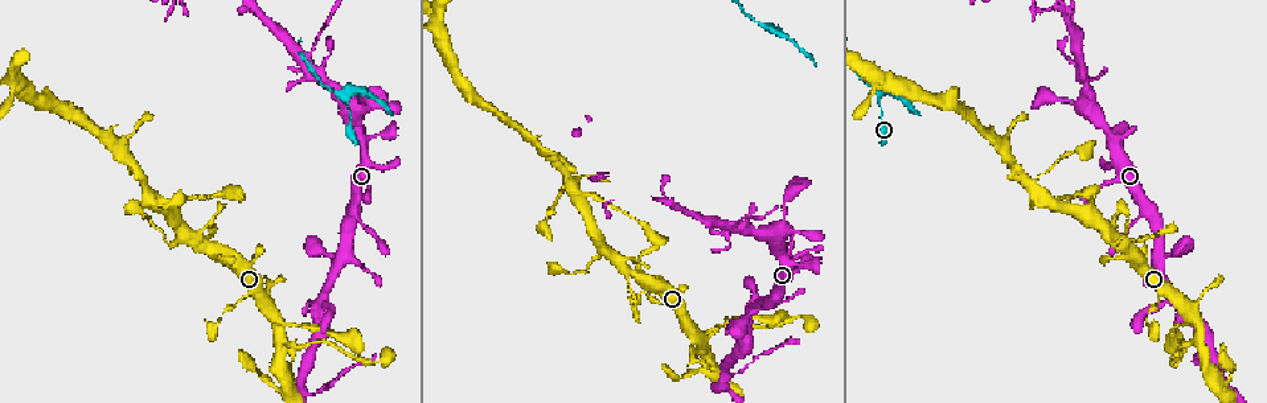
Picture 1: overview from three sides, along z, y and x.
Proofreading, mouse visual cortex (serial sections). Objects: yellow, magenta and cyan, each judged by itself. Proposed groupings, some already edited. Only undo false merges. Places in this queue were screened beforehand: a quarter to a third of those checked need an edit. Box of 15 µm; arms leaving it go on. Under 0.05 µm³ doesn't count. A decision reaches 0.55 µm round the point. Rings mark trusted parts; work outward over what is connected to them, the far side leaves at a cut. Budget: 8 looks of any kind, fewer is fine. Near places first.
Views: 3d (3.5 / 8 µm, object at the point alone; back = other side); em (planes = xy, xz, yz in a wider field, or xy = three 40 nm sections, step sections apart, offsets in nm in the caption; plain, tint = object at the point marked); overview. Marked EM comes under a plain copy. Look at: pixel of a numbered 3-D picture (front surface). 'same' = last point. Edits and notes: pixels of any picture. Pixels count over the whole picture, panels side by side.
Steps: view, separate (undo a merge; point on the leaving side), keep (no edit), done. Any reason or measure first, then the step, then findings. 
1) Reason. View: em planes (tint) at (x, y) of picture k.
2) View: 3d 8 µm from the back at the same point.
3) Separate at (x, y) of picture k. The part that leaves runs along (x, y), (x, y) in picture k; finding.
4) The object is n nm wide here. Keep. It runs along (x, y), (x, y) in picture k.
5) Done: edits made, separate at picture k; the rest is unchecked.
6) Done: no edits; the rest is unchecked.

Narrows sharply. View: 3d 3.5 µm at (347, 100) of picture 1.

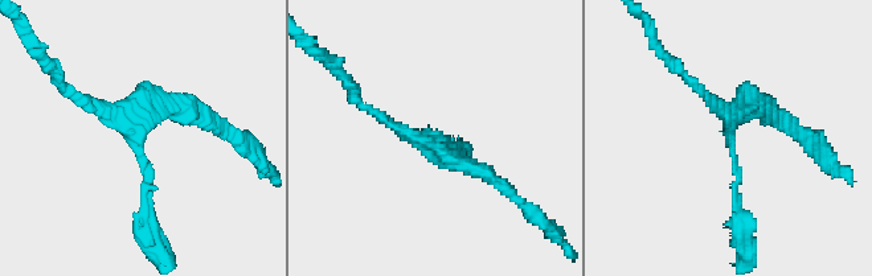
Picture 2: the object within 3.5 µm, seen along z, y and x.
View: em xy step 1 (tint) at (731, 130) of picture 2.

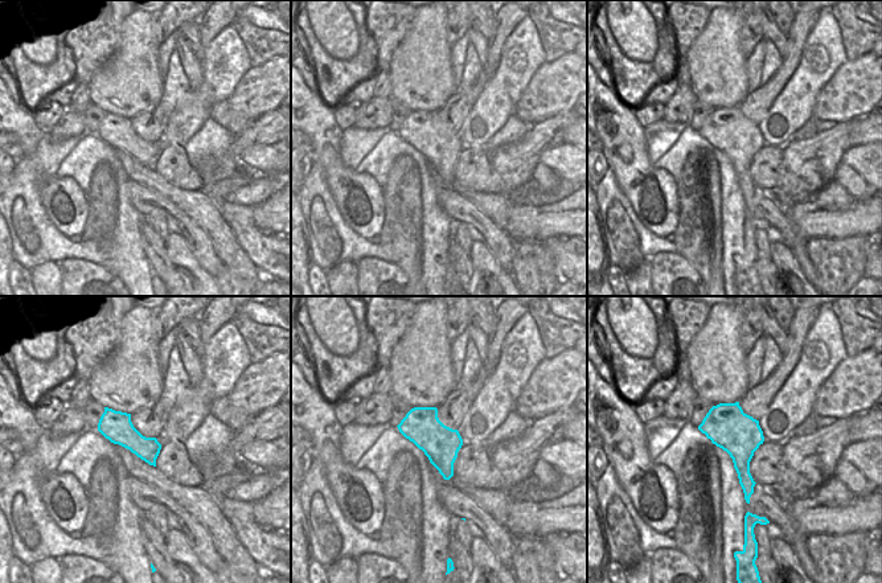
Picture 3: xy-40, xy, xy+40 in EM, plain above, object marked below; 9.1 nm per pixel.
Cut it another way. View: em xy step 2 (tint) at the same point.

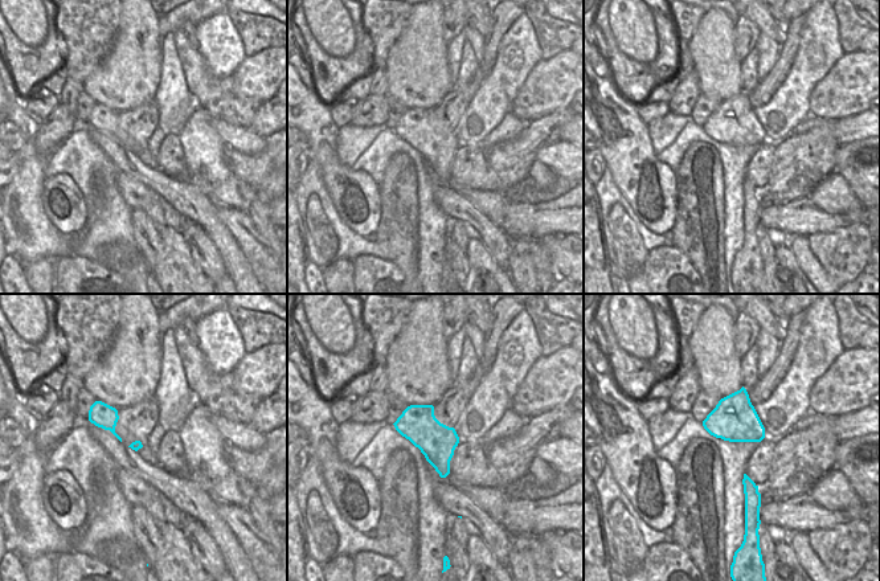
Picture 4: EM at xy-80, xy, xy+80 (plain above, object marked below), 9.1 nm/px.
Keep. One cell here.

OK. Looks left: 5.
Thick turns thin. View: 3d 3.5 µm at (584, 176) of picture 1.

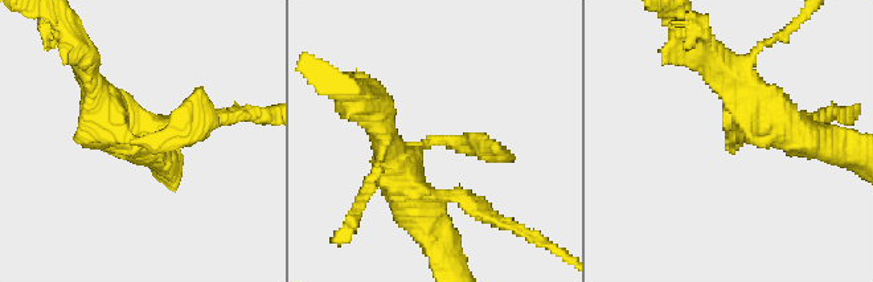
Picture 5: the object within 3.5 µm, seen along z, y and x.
View: em xy step 1 (tint) at (138, 142) of picture 5.

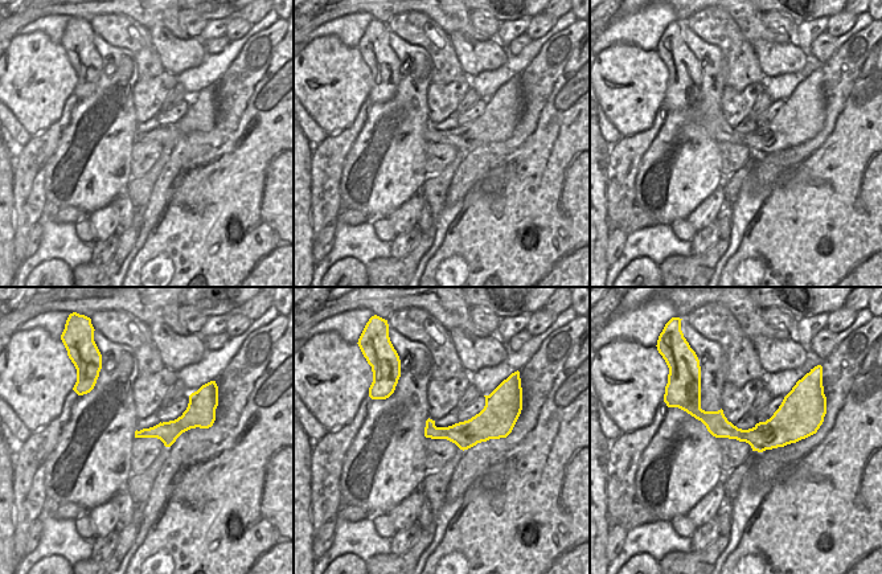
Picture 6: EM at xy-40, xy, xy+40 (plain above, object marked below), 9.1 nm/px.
Keep. It runs along (406, 195), (430, 140), (495, 147) in picture 5; continuous, no second cell.

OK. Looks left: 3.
Calibre changes. View: 3d 8 µm at (709, 335) of picture 1.

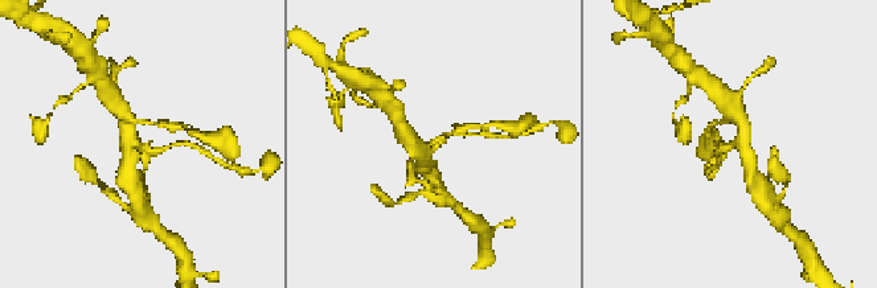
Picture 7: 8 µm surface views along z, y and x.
The arms are 150, 400 nm wide; shape alone is not enough. View: em xy step 5 (tint) at (141, 148) of picture 7.

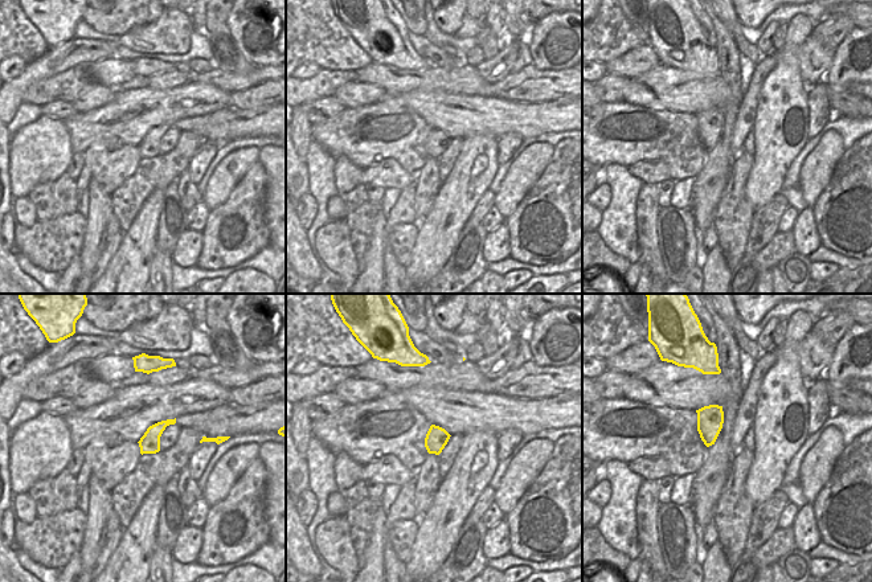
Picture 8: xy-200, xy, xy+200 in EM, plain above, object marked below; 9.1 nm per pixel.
Keep. One cell here.

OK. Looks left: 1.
Done: no edits; the rest is unchecked.

